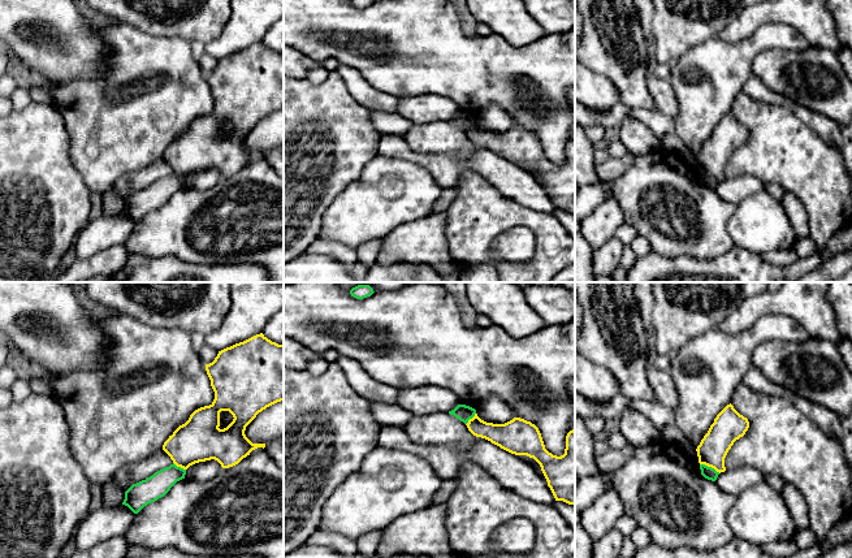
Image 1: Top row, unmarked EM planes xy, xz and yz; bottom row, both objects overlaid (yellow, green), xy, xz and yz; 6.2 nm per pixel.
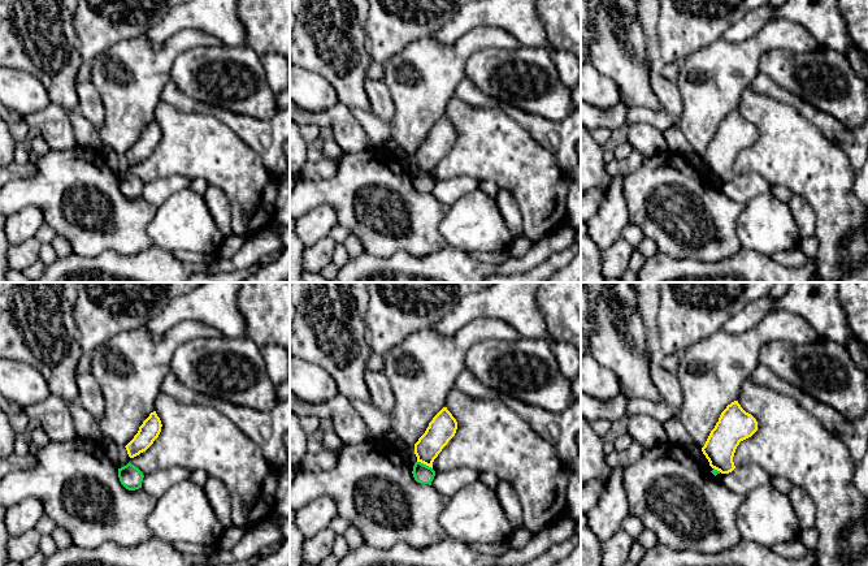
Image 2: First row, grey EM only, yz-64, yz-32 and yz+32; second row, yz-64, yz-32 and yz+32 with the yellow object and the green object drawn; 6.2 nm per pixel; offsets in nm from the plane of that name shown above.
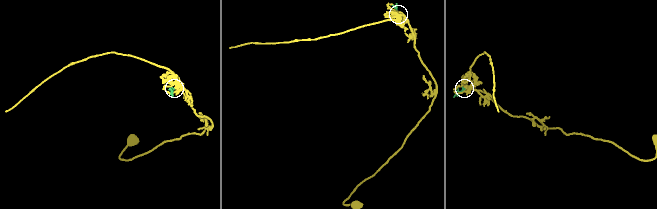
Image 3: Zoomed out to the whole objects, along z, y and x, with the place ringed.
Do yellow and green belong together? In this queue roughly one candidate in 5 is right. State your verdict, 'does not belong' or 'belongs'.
does not belong

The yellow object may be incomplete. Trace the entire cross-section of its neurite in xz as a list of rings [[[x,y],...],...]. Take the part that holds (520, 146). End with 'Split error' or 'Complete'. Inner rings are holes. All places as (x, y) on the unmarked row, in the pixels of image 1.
[[[477,122],[466,133],[468,139],[501,157],[533,166],[541,176],[555,209],[575,215],[575,138],[566,144],[565,163],[553,164],[545,157],[539,137],[520,126],[505,133],[481,129]]]. Complete

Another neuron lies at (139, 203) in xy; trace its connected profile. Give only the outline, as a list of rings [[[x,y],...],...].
[[[173,172],[146,189],[133,193],[125,200],[122,213],[127,215],[134,222],[138,222],[148,212],[164,206],[177,190],[185,187],[185,183],[186,178]]]

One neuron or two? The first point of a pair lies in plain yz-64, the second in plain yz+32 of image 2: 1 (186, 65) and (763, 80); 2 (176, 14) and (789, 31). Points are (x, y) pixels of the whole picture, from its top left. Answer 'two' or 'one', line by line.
1: two
2: two

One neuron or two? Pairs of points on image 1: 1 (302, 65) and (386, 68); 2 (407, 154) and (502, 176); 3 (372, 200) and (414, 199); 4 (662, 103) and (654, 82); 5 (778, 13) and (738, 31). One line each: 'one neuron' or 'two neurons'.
1: two neurons
2: one neuron
3: one neuron
4: one neuron
5: one neuron

